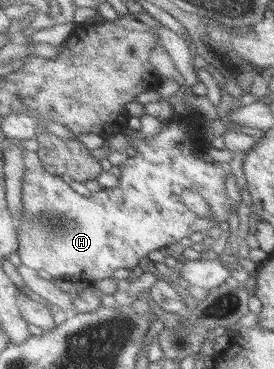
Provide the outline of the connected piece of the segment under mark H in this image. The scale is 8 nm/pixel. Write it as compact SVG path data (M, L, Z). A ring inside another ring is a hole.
M174 112L174 116L166 122L162 122L162 128L160 132L157 132L153 136L143 136L143 138L136 138L140 130L126 130L124 136L129 141L130 146L138 151L138 155L134 157L129 157L126 161L119 165L120 178L117 187L109 190L99 190L94 192L89 197L84 197L78 194L72 189L70 182L64 181L60 176L50 174L42 168L43 164L40 161L37 152L25 151L22 154L22 159L24 159L24 178L22 178L22 216L18 218L19 223L18 228L18 249L17 253L22 261L22 265L26 266L28 269L34 270L36 273L46 273L53 279L62 278L63 276L79 276L82 280L88 281L91 285L94 285L97 281L111 278L114 271L118 269L132 269L138 266L147 255L156 250L165 251L169 245L175 243L180 243L183 238L189 238L190 235L194 233L207 233L209 230L214 228L214 226L220 224L220 222L228 222L232 210L235 210L236 203L228 197L225 189L225 176L227 172L227 167L221 164L212 164L204 161L200 158L201 153L206 152L203 149L203 144L205 142L205 135L197 130L197 124L199 123L199 116L194 112L186 112L186 114L178 114ZM185 188L190 188L193 192L197 192L206 200L210 205L212 211L211 216L201 218L196 213L192 212L188 207L186 207L182 201L182 192Z

